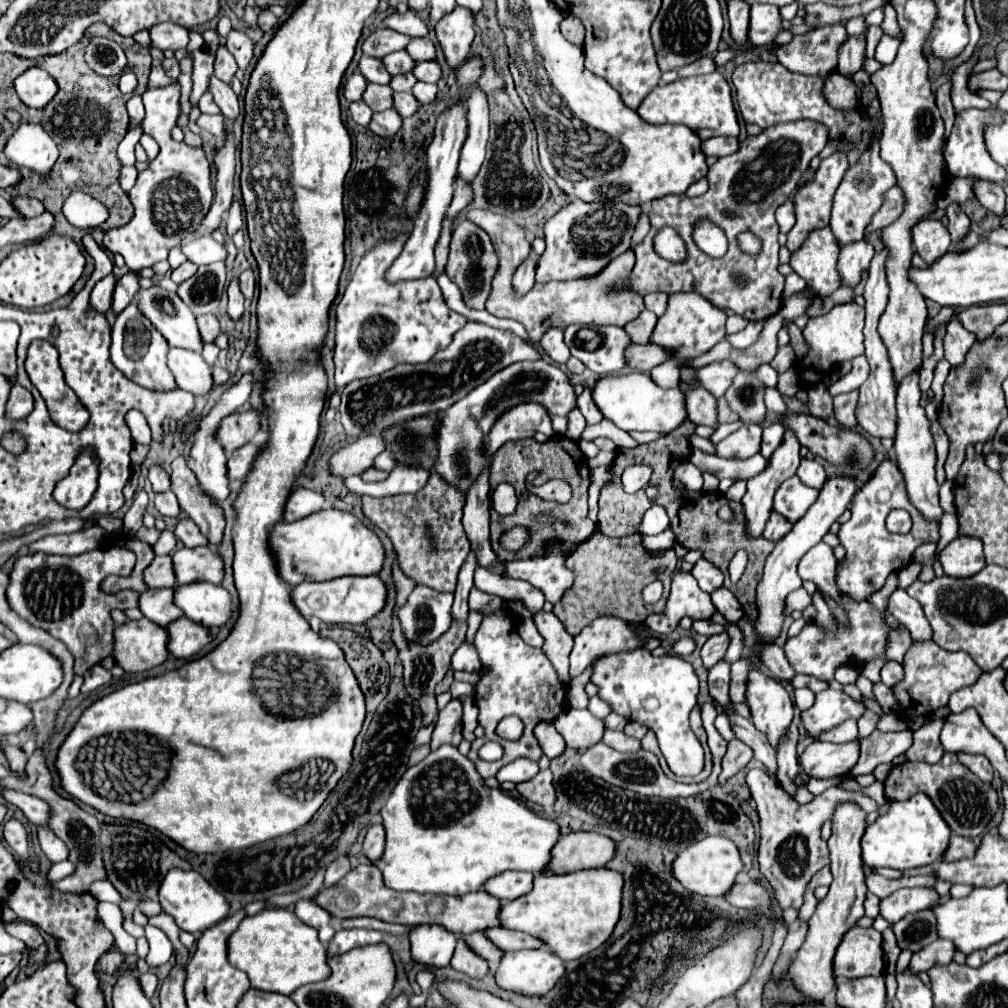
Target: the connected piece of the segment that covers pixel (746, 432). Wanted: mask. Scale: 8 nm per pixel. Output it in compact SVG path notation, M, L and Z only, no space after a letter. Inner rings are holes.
M744 424L738 432L724 438L716 452L722 458L748 458L760 452L760 440L762 440L762 428L758 424Z

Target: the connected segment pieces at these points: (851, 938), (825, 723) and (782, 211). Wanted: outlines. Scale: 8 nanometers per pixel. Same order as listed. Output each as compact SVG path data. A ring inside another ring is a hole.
M854 926L846 932L834 956L834 974L840 978L862 978L884 974L882 934L874 928Z
M824 690L816 694L814 704L802 712L802 724L808 736L818 738L822 732L832 730L848 718L858 720L864 714L864 704L852 700L842 690Z
M788 198L788 200L776 210L776 220L778 220L780 232L784 232L784 234L794 226L796 214L794 214L794 200L792 200L792 198Z

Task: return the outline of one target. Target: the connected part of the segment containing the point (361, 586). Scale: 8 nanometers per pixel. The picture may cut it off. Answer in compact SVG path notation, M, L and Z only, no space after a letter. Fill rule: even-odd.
M344 576L328 582L306 582L292 590L294 606L304 618L318 616L326 624L366 624L384 610L388 598L386 582L380 576Z

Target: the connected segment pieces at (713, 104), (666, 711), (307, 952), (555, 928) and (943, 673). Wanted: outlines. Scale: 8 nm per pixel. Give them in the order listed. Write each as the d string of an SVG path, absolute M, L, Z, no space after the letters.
M712 72L708 76L692 76L680 78L672 84L654 88L642 104L636 108L638 116L648 124L684 124L700 136L700 140L712 136L738 136L738 116L732 102L732 90L720 72Z
M636 648L598 656L592 662L590 680L598 686L600 700L612 706L612 712L656 732L660 750L676 776L696 776L702 772L704 750L688 722L698 698L698 678L692 664L684 658L656 658L650 650Z
M266 908L254 916L246 916L228 940L228 960L234 968L248 974L252 988L266 990L266 992L278 992L278 994L292 994L302 984L320 982L330 976L326 948L324 944L320 944L318 932L312 926L304 924L294 912L286 908Z
M608 868L578 870L562 876L538 874L534 876L532 892L502 906L500 920L504 928L520 930L544 940L562 960L576 960L610 938L620 918L622 888L624 878L620 872Z
M914 640L904 656L904 678L892 686L892 692L898 700L898 708L904 718L914 718L918 713L932 712L946 706L952 693L958 688L974 684L982 670L976 662L964 652L948 652L940 648L934 640L918 642Z

